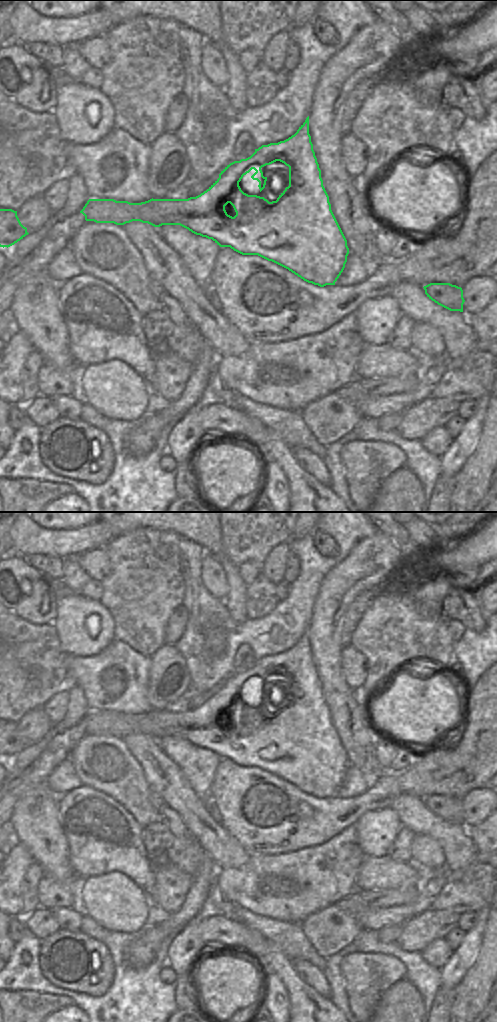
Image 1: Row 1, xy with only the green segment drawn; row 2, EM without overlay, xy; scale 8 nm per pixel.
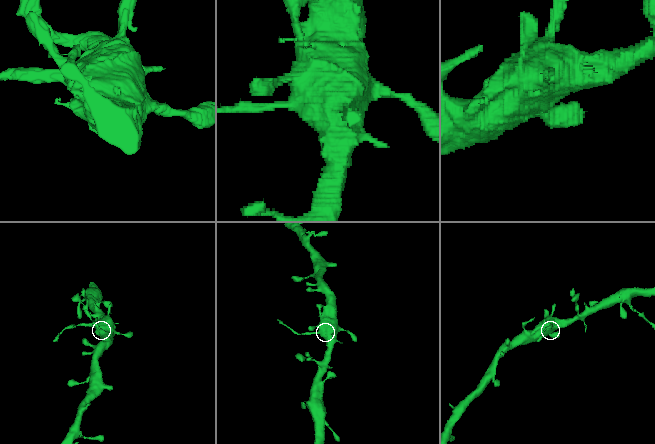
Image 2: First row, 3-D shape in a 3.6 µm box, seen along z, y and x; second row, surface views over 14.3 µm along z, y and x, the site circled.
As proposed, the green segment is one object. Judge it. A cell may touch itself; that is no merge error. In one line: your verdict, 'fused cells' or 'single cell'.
fused cells

